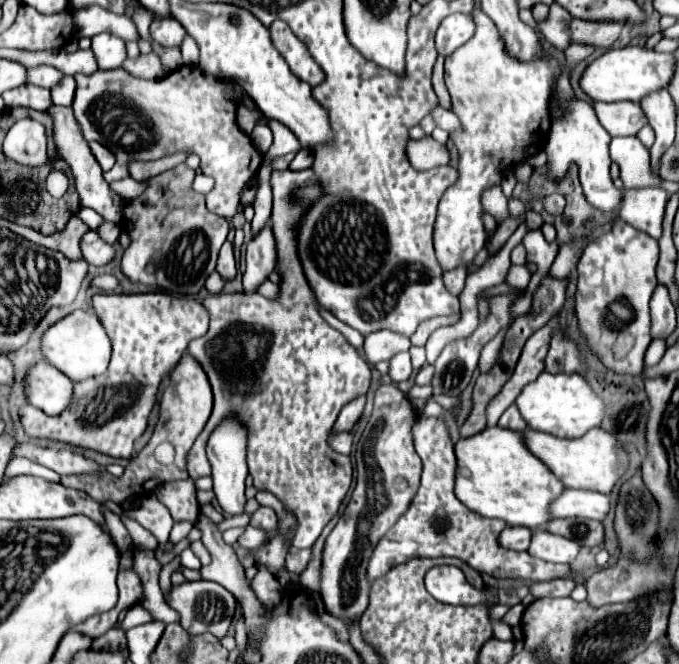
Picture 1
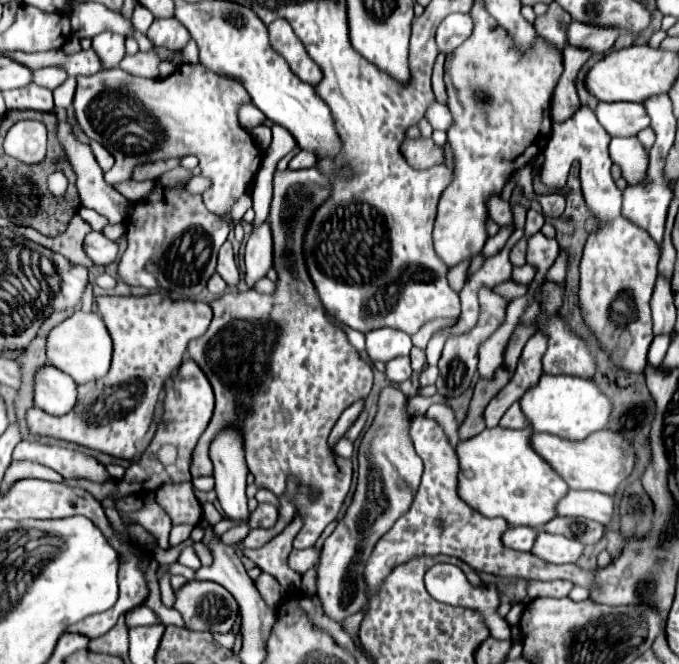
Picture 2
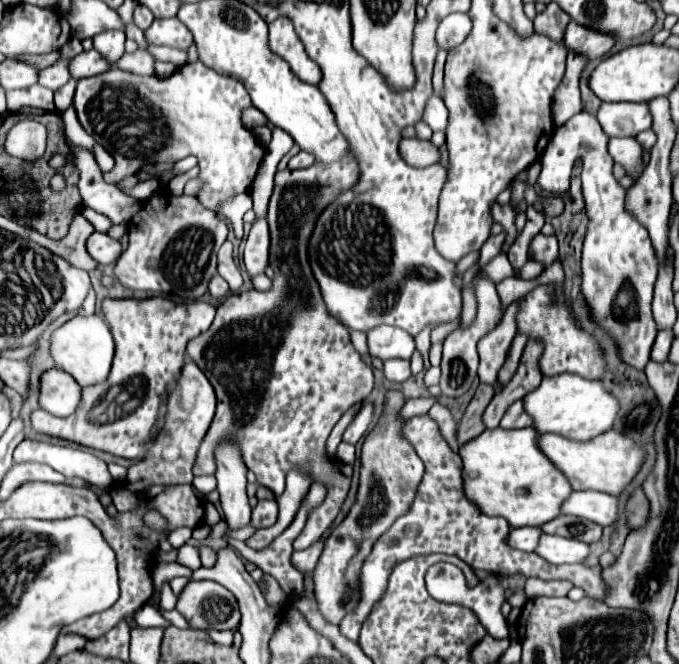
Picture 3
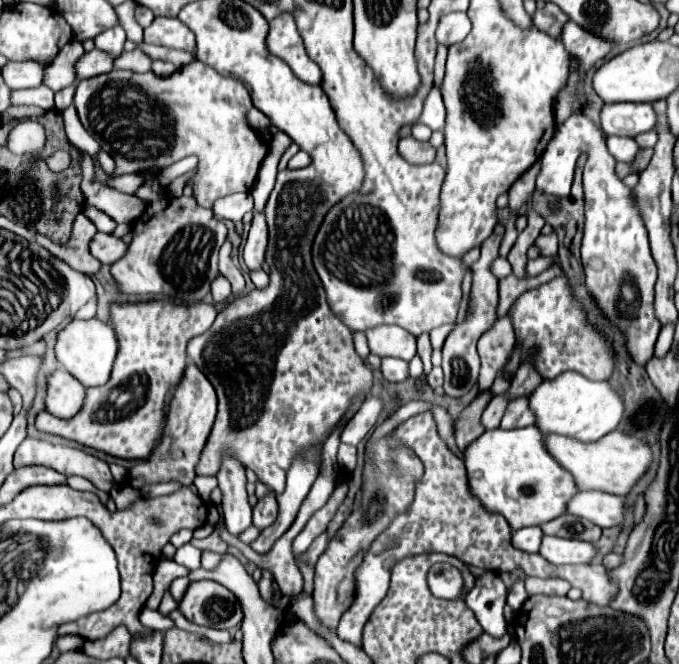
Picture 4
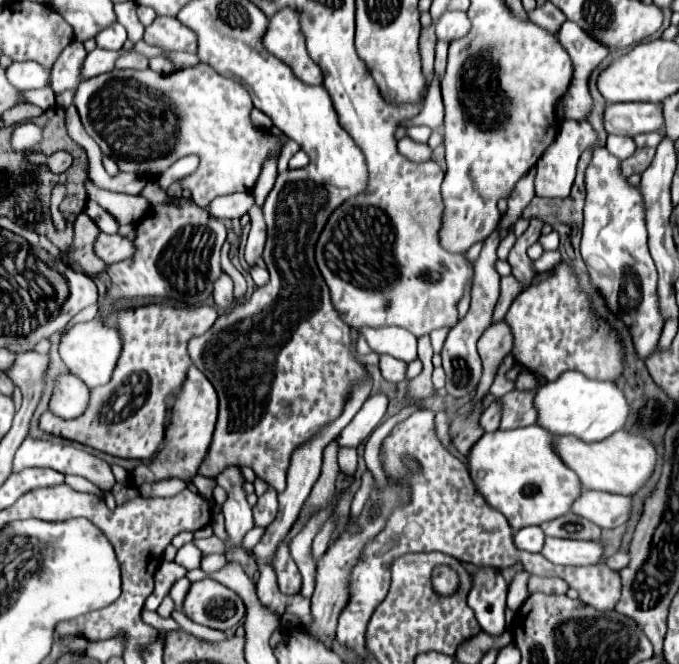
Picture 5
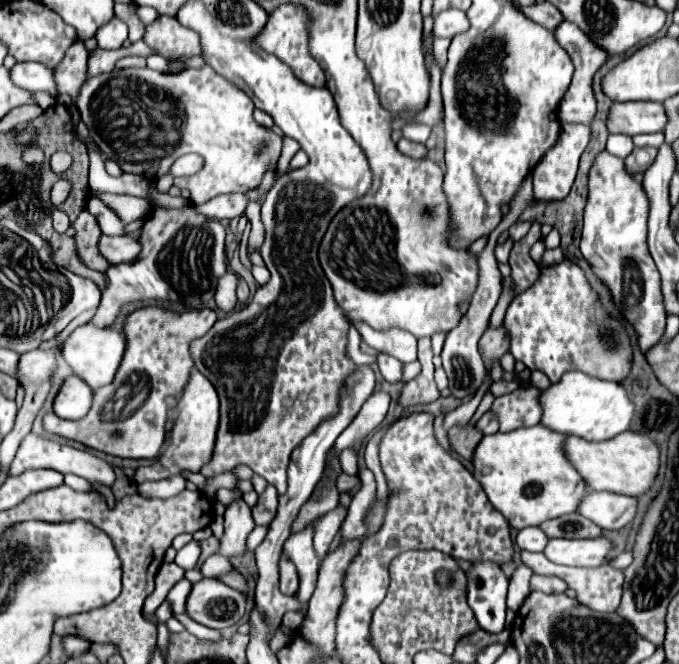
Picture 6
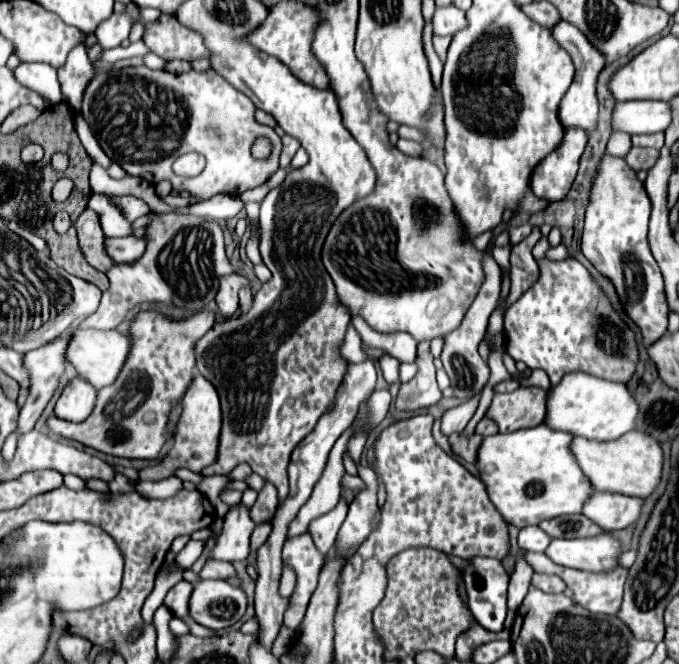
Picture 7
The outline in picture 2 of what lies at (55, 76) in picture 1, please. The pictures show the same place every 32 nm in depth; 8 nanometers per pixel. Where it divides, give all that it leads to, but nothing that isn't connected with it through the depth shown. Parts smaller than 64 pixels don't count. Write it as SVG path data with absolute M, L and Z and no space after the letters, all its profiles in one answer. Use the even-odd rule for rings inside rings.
M56 66L34 70L34 84L40 84L40 86L50 88L50 90L60 86L66 78L68 78L68 74L62 68L56 68Z

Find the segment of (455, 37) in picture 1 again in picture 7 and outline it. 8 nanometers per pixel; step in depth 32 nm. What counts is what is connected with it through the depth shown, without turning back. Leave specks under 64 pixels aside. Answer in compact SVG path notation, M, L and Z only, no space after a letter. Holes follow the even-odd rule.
M448 6L448 8L438 8L432 18L434 24L434 34L436 36L454 36L462 28L466 28L466 16L462 10Z

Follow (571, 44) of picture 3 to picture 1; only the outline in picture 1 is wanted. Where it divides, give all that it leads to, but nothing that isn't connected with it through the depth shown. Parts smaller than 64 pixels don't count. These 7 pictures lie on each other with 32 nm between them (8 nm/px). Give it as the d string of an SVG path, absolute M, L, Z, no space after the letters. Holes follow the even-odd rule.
M572 20L572 42L594 44L596 48L610 48L620 36L624 24L598 24L590 20Z

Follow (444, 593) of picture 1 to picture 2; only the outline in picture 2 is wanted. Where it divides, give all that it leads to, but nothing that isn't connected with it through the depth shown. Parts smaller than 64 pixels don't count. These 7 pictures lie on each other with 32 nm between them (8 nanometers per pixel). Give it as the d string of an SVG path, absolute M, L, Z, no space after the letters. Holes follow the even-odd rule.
M434 564L428 572L426 572L426 590L430 592L430 596L434 596L436 600L444 602L444 604L456 604L456 606L468 606L474 610L480 610L486 618L486 624L490 628L490 634L498 640L510 640L510 626L506 624L504 618L500 618L496 614L496 608L500 604L500 594L496 590L494 584L482 584L478 588L470 586L470 582L466 580L464 572L458 570L456 566L450 564Z

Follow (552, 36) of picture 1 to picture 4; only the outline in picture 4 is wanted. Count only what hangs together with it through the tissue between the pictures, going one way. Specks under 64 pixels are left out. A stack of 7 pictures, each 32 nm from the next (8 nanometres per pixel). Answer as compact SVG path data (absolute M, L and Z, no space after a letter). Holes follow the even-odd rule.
M546 2L546 6L542 10L536 10L536 14L532 16L534 26L554 38L558 38L562 34L562 28L568 20L570 18L554 2Z

